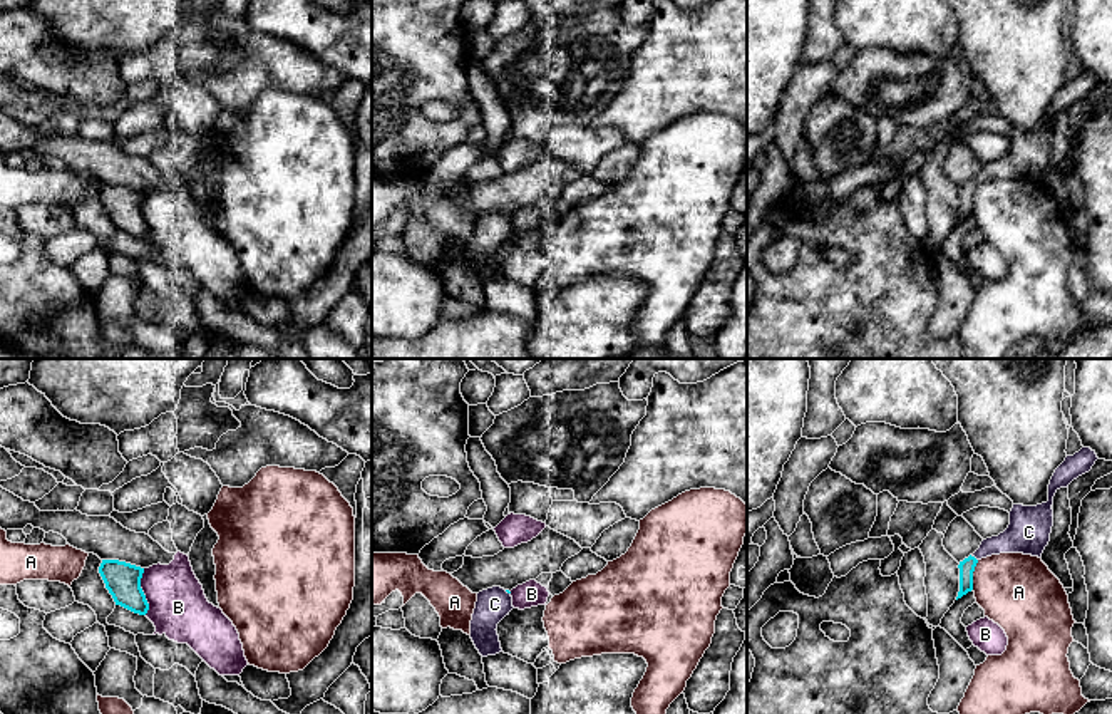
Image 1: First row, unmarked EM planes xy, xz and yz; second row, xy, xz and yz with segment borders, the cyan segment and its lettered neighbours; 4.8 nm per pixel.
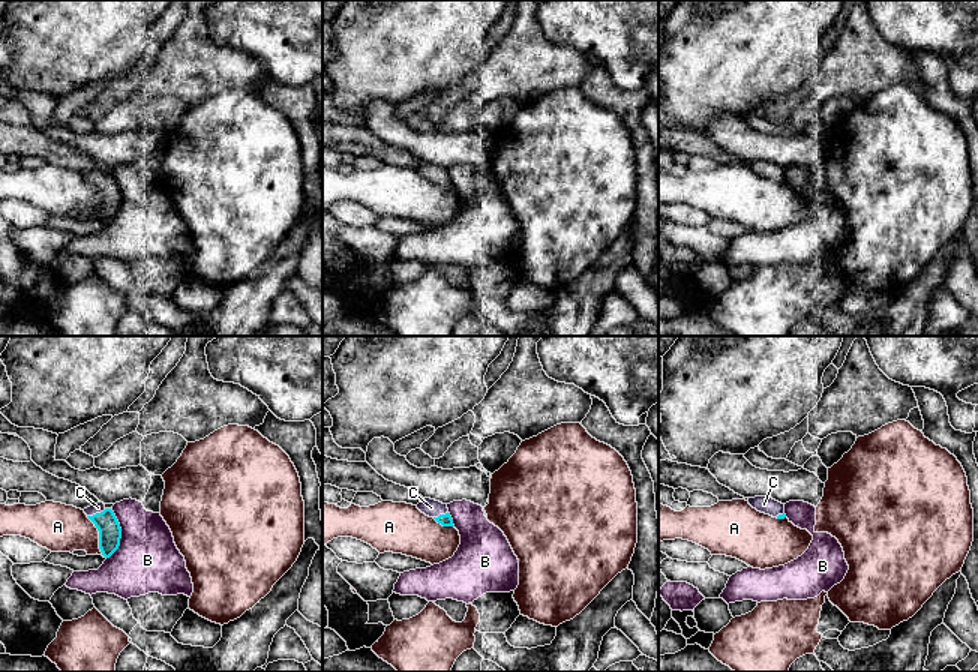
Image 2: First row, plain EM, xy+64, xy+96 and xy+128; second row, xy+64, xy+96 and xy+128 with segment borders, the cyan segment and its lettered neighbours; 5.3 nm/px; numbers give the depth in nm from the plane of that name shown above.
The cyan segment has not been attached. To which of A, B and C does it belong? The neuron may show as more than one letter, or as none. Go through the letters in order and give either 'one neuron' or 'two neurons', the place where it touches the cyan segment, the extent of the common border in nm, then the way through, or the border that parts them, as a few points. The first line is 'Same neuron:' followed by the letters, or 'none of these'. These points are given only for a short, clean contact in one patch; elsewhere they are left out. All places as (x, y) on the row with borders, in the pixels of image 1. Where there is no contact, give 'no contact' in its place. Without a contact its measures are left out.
Same neuron: C
A: two neurons; meets cyan in yz at (972, 575); contact 150 nm long; border along yz (978, 560), (973, 570), (972, 589)
B: two neurons; meets cyan in xy at (143, 592); contact 220 nm long; border along xy (143, 569), (141, 590), (148, 604), (146, 614)
C: one neuron; meets cyan in yz at (973, 557); contact 50 nm long; runs through yz (967, 567), (973, 557), (988, 547), (1020, 537)

